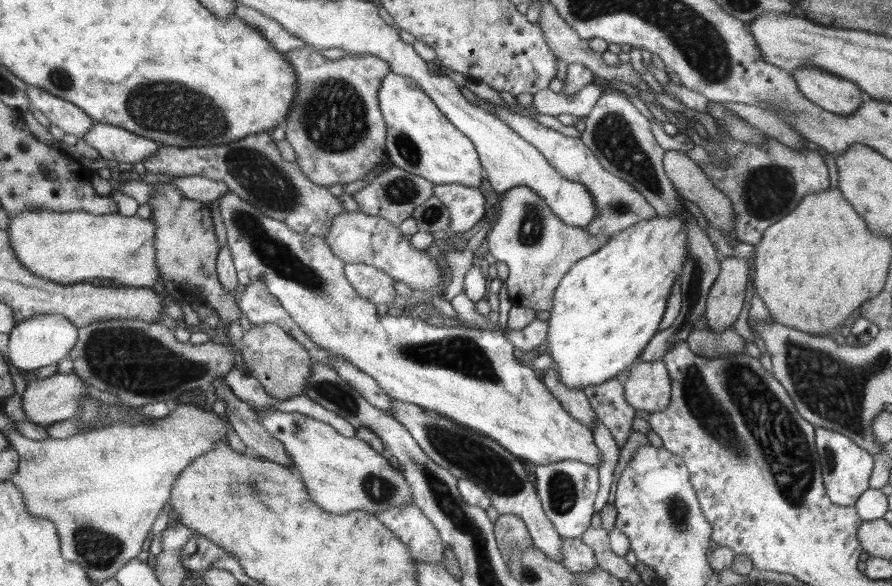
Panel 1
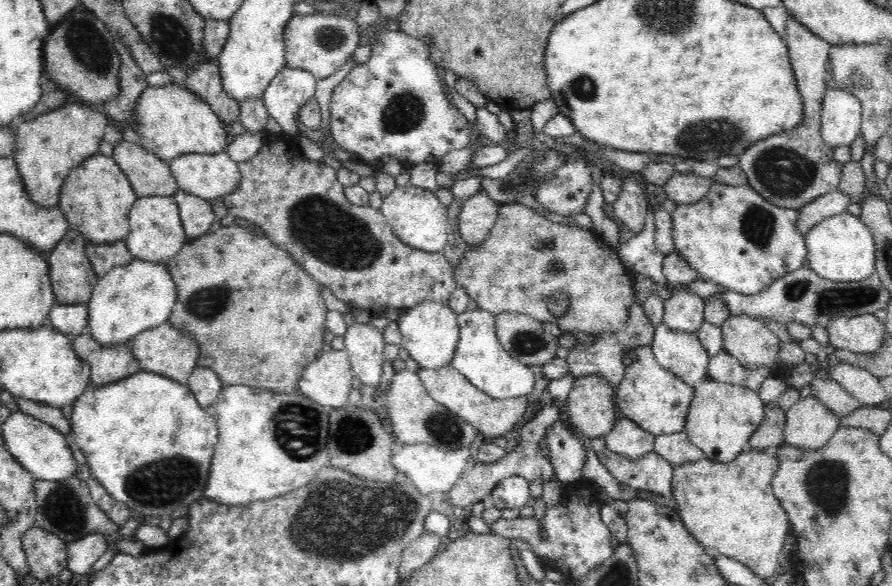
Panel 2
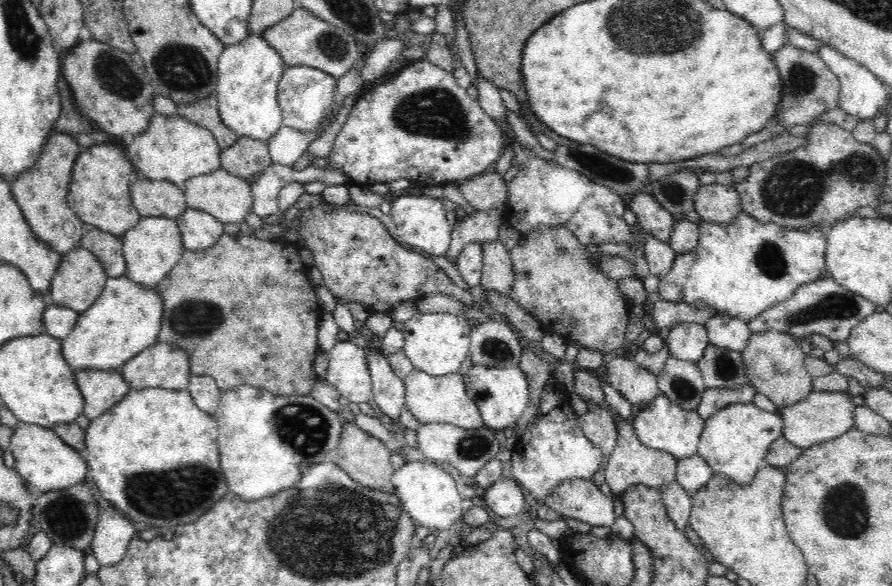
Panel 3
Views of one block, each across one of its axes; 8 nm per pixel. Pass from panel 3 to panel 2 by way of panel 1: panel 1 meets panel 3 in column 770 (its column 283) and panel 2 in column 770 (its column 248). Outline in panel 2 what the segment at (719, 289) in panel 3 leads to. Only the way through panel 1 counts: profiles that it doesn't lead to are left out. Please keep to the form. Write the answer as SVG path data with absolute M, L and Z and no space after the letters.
M712 179L708 194L700 202L677 206L671 215L675 251L684 256L684 260L699 274L701 280L726 287L728 291L745 295L759 293L774 280L784 278L786 274L804 268L806 264L808 249L805 235L798 231L798 210L774 206L749 184L732 186Z

